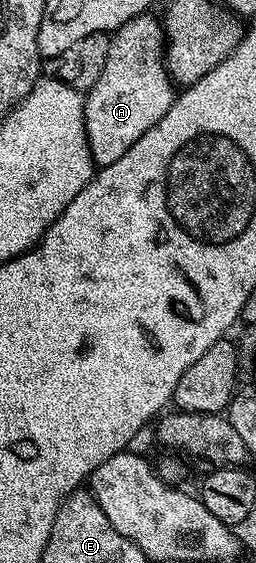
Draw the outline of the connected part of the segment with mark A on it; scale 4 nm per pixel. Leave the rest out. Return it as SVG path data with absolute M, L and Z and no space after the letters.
M136 16L110 35L103 74L84 97L85 133L91 158L98 169L106 168L111 162L119 162L173 105L175 85L165 68L165 29L158 17Z

